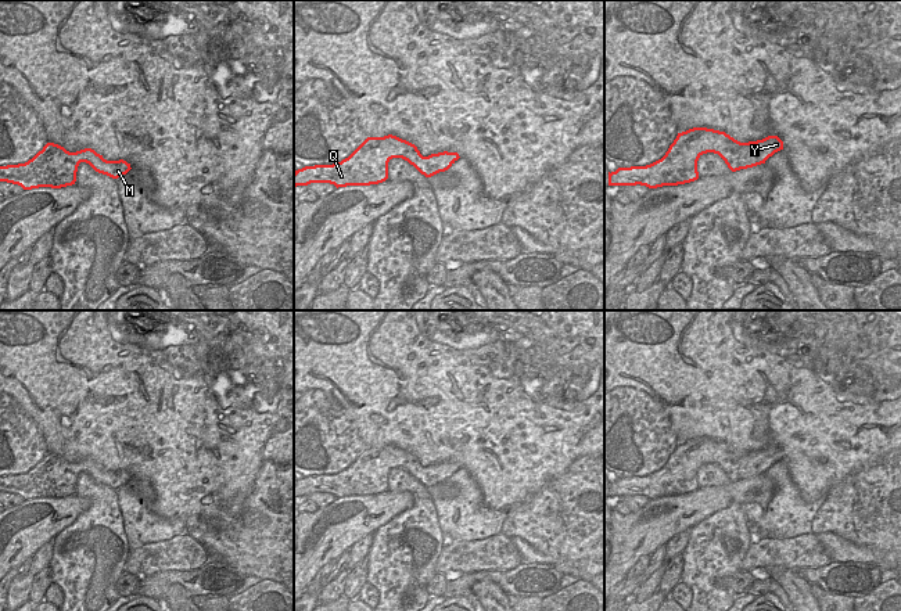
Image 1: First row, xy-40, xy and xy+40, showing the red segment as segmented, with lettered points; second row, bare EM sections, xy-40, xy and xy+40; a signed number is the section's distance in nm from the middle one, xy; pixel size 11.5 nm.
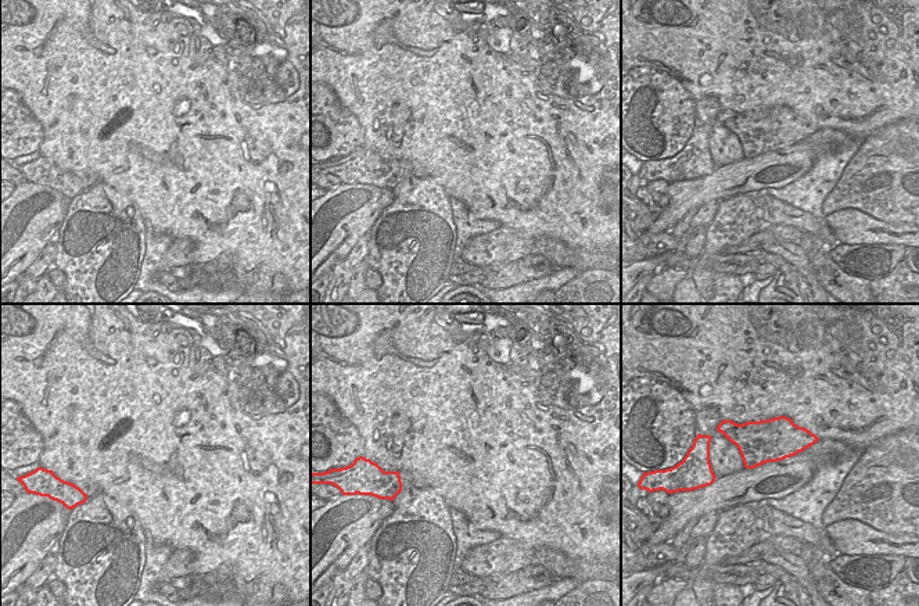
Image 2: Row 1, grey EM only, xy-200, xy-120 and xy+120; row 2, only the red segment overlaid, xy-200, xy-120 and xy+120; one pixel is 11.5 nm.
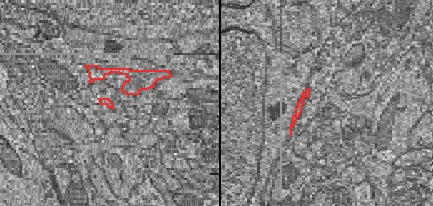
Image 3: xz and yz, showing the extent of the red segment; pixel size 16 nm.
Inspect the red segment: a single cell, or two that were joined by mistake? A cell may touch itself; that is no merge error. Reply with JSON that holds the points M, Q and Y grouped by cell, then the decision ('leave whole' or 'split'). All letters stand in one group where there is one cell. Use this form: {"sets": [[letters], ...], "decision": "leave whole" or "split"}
{"sets": [["M", "Q", "Y"]], "decision": "leave whole"}

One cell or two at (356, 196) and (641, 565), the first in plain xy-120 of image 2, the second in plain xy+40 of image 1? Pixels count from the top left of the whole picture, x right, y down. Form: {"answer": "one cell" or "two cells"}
{"answer": "two cells"}

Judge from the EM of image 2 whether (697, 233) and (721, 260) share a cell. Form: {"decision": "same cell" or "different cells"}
{"decision": "different cells"}

